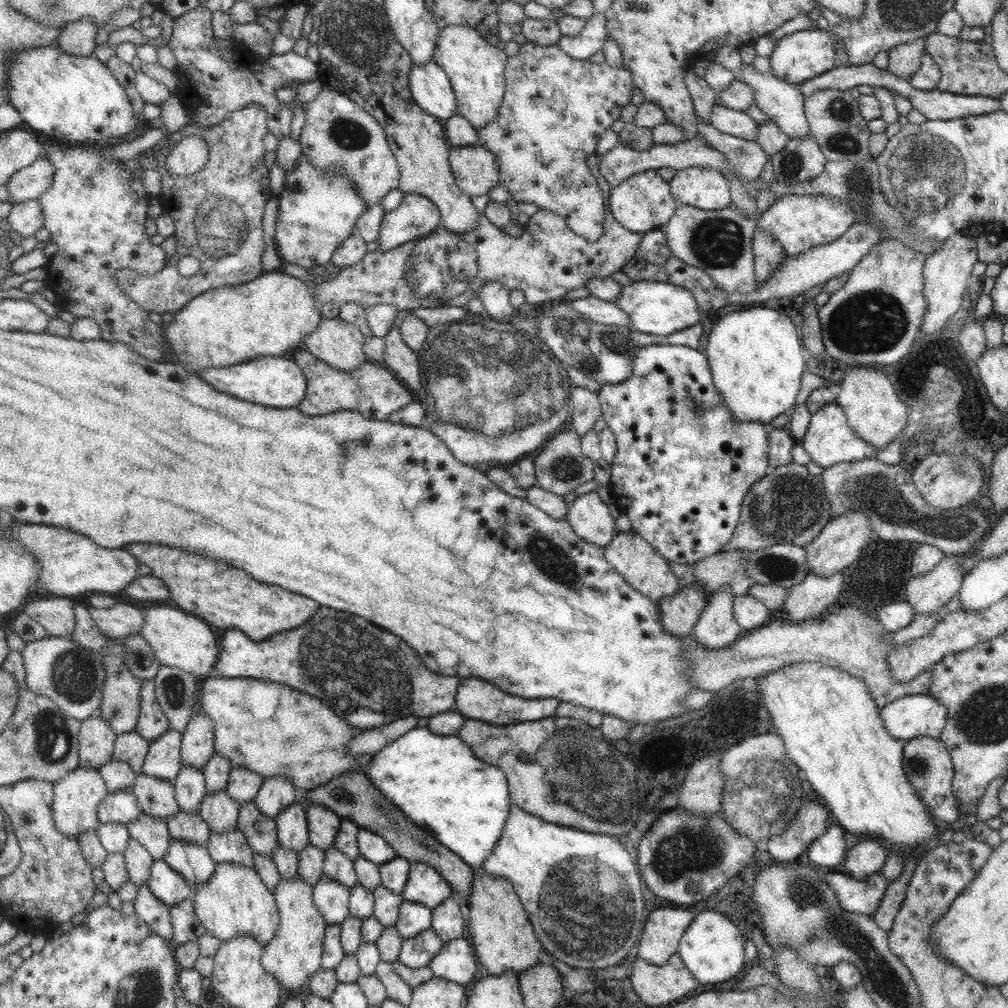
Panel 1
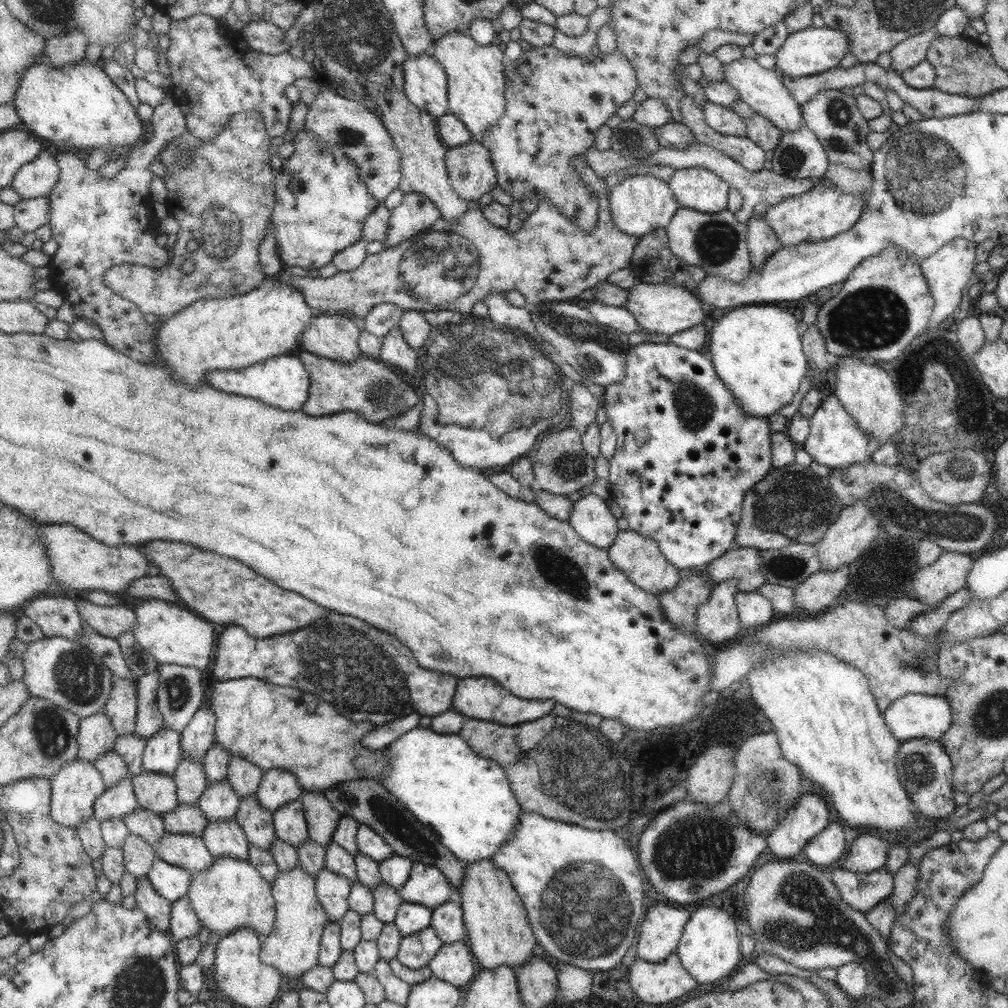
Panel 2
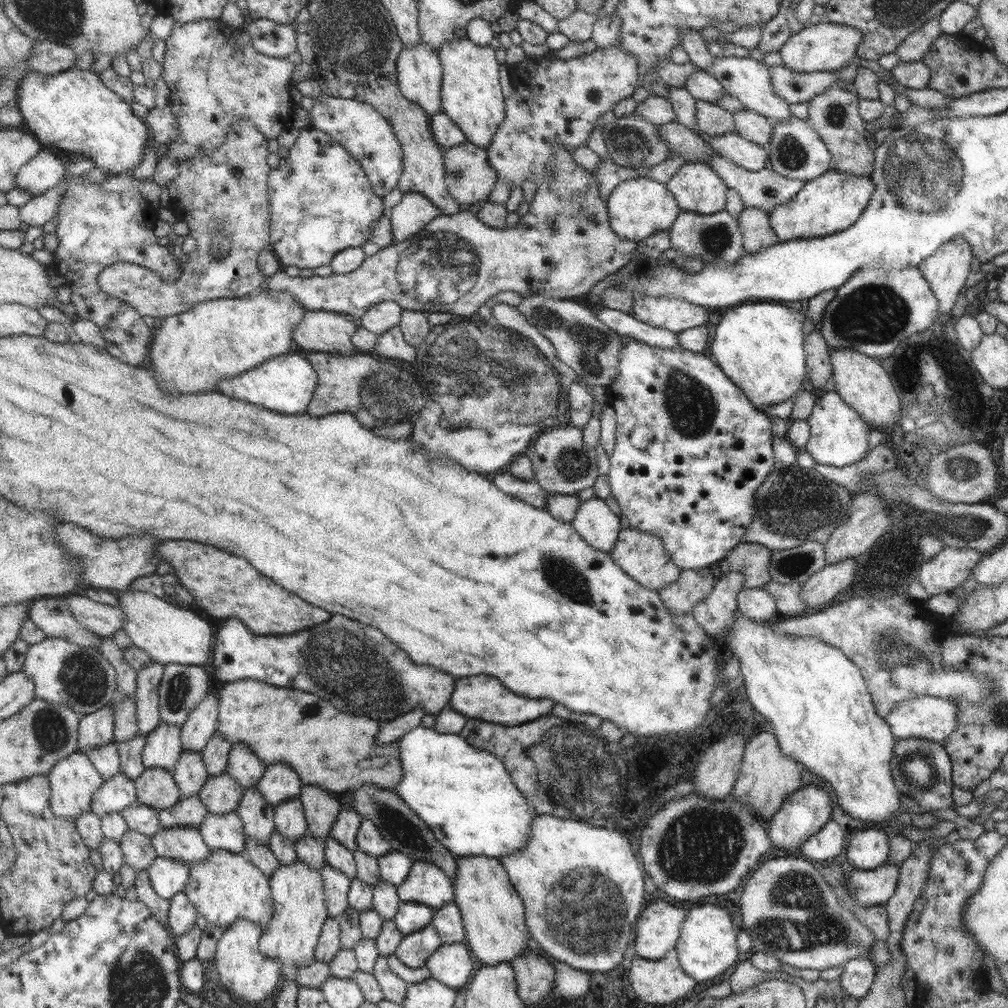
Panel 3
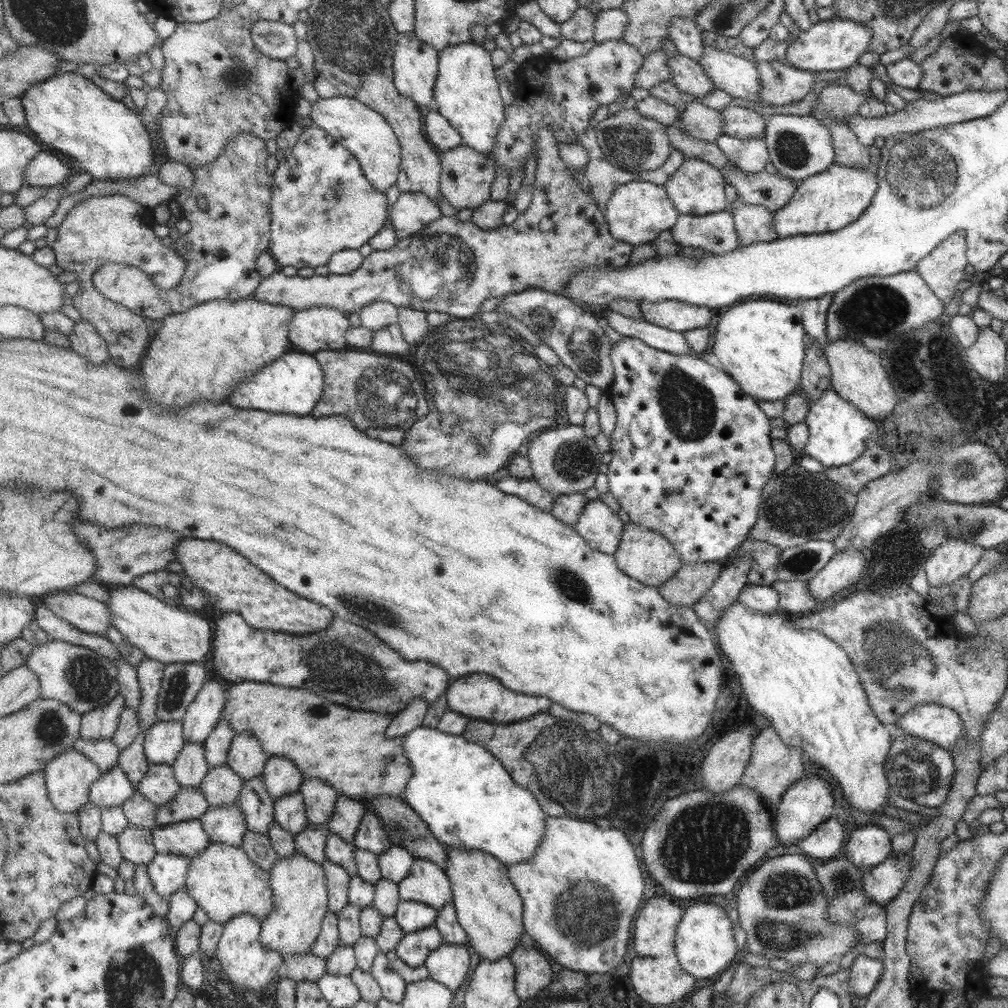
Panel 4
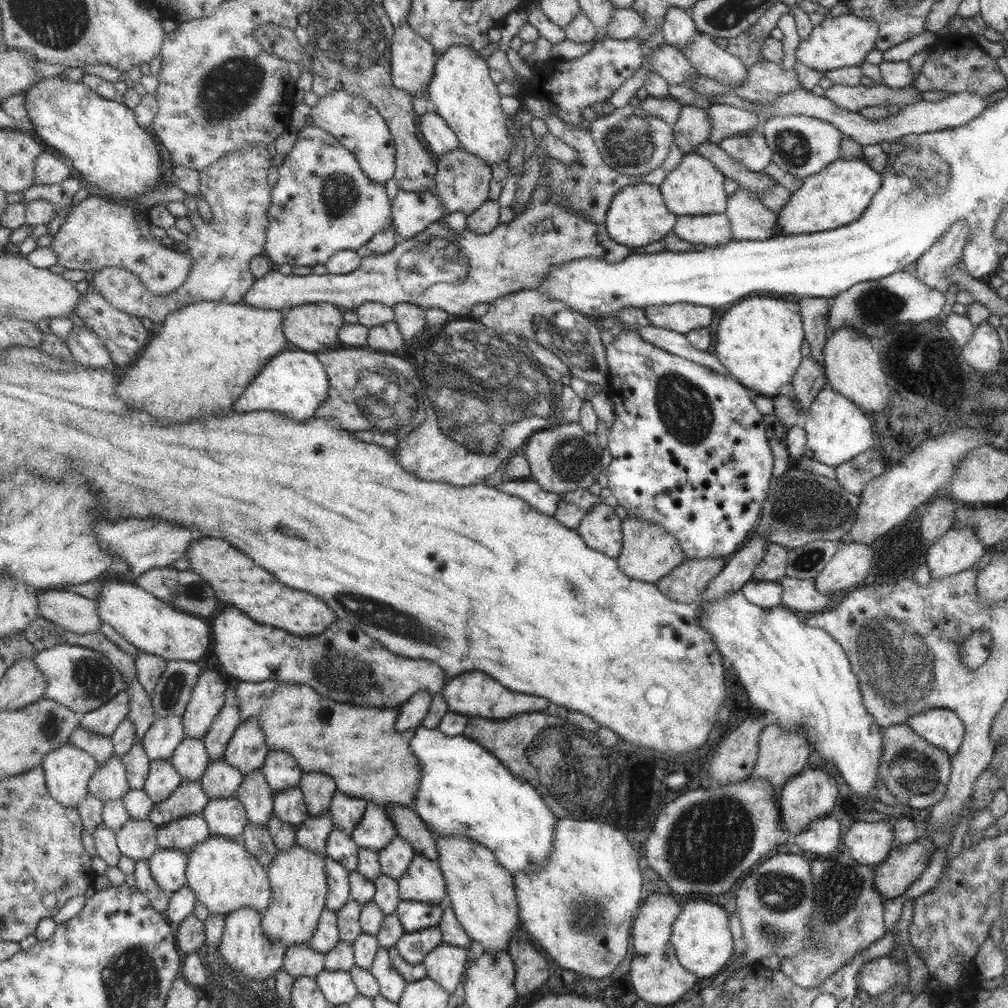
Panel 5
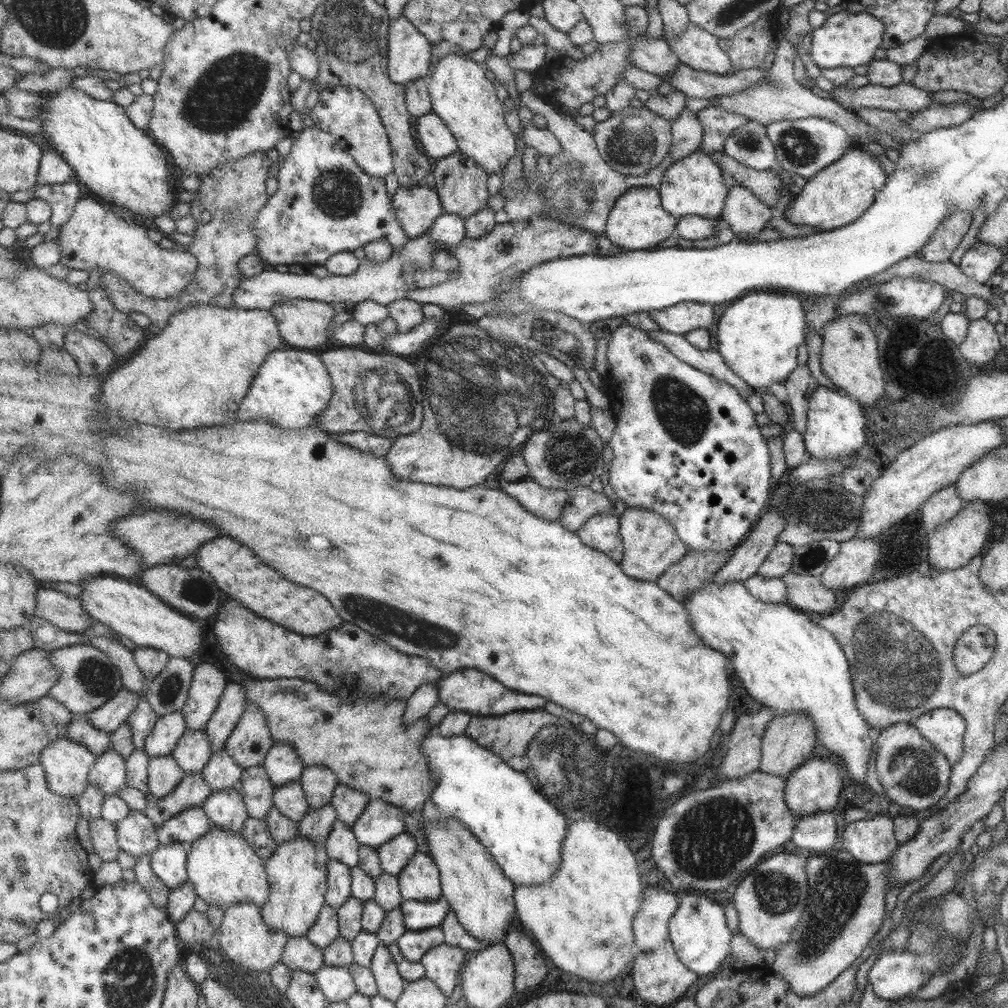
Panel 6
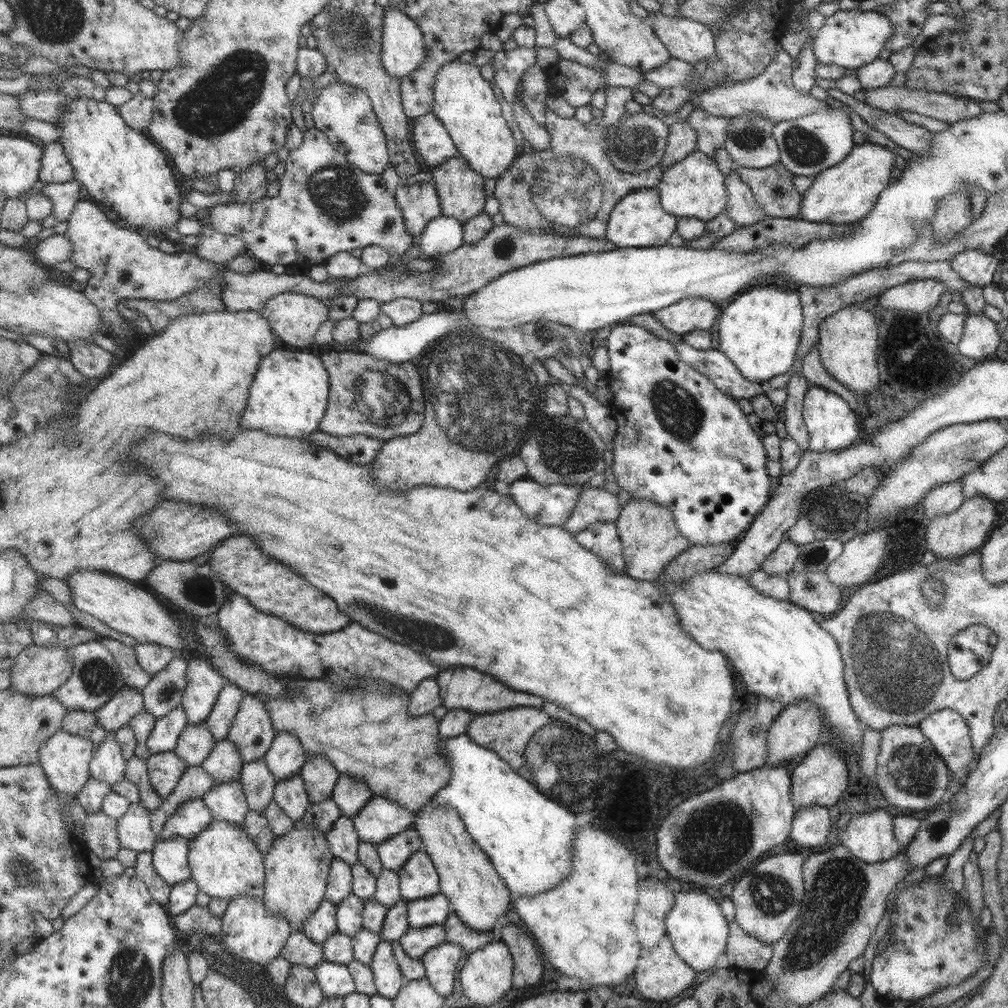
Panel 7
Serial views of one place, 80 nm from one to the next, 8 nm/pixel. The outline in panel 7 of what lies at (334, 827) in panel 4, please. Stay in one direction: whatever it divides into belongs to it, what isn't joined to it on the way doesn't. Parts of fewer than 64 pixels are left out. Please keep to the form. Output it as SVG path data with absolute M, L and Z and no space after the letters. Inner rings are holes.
M341 775L332 797L339 804L342 814L352 819L374 798L369 784L351 775Z

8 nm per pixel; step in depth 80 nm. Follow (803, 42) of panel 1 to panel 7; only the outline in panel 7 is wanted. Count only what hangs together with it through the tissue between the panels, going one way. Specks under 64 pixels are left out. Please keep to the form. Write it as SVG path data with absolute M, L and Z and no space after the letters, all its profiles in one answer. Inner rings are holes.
M838 10L824 18L824 24L816 30L811 48L816 62L856 69L876 60L879 51L886 46L892 34L894 28L890 20L877 10Z

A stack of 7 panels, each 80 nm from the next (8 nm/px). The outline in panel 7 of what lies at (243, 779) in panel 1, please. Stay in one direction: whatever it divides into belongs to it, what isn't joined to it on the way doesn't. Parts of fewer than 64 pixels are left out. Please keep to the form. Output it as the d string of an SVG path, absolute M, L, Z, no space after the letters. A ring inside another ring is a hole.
M247 694L233 721L229 742L233 742L244 764L265 757L277 736L273 716L260 696Z

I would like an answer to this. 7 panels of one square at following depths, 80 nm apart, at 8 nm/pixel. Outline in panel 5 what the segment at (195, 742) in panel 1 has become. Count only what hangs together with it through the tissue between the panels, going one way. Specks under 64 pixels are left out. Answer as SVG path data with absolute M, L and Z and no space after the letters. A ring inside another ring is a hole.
M203 665L203 670L199 675L196 687L192 692L190 703L188 704L187 710L184 714L186 738L203 738L207 736L209 729L213 726L214 718L218 715L218 712L223 708L223 706L225 706L226 690L228 689L225 682L226 679L223 677L223 674L219 674L219 672L215 672L215 670L209 670L209 666L207 666L207 670L205 670L205 665Z

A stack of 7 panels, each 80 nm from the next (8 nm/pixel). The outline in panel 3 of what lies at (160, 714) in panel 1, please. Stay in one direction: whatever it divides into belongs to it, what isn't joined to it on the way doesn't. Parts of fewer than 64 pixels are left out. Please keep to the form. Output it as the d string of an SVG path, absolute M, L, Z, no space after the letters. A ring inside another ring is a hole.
M153 662L138 672L138 691L135 701L138 704L139 735L147 736L163 723L160 715L160 688L166 665Z

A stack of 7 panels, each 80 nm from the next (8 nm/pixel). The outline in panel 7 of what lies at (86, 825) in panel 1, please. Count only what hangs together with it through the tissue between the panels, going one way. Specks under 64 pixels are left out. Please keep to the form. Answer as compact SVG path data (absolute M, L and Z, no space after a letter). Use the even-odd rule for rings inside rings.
M61 729L59 733L55 734L50 740L47 740L47 744L43 744L40 750L40 764L43 766L54 790L67 796L78 795L79 792L82 792L83 786L92 777L90 768L95 752L96 745L91 740Z

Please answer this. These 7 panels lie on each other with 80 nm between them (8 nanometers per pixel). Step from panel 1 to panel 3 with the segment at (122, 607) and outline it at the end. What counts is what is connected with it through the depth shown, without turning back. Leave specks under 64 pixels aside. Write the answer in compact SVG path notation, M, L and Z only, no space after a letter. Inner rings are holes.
M68 594L59 597L64 599L72 615L83 626L100 637L112 637L123 629L125 613L118 606L91 600L87 595Z

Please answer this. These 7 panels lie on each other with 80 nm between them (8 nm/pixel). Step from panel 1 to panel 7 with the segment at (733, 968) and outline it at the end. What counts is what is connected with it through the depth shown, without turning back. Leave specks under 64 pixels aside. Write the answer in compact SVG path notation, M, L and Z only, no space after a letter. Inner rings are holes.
M675 892L675 902L666 912L664 925L667 940L670 941L677 955L695 969L703 972L713 966L715 958L723 954L725 938L727 938L727 922L713 898L703 892Z

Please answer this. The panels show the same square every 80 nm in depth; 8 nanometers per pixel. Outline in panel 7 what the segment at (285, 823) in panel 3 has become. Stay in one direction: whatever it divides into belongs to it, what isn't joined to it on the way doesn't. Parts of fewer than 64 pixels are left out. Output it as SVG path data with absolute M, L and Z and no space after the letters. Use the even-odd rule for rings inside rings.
M301 775L276 784L274 800L295 822L303 820L312 806L305 784Z

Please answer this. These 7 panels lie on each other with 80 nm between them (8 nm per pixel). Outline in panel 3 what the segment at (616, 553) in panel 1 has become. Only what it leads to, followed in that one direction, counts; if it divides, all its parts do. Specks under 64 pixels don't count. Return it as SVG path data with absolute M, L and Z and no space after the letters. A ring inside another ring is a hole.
M631 527L620 529L617 541L609 553L614 563L619 565L627 576L648 589L658 591L660 588L665 588L675 582L681 574L681 569L670 559L668 552L663 548L662 541L655 535L641 532L639 529Z

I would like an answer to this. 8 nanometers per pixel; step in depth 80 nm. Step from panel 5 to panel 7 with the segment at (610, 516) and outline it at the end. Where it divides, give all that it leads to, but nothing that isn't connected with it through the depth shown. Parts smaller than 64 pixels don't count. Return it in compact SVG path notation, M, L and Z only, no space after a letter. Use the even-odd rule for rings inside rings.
M596 522L573 534L573 537L583 549L606 562L612 572L626 574L621 542L613 522Z

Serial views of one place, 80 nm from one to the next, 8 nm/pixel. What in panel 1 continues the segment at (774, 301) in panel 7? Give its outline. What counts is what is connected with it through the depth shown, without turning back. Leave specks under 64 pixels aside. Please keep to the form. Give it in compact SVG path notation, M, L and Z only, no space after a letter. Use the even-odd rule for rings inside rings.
M749 308L723 316L707 336L706 359L712 376L715 392L738 421L759 421L769 426L775 418L793 406L799 390L799 378L805 370L801 358L801 342L797 338L793 322L769 308Z

